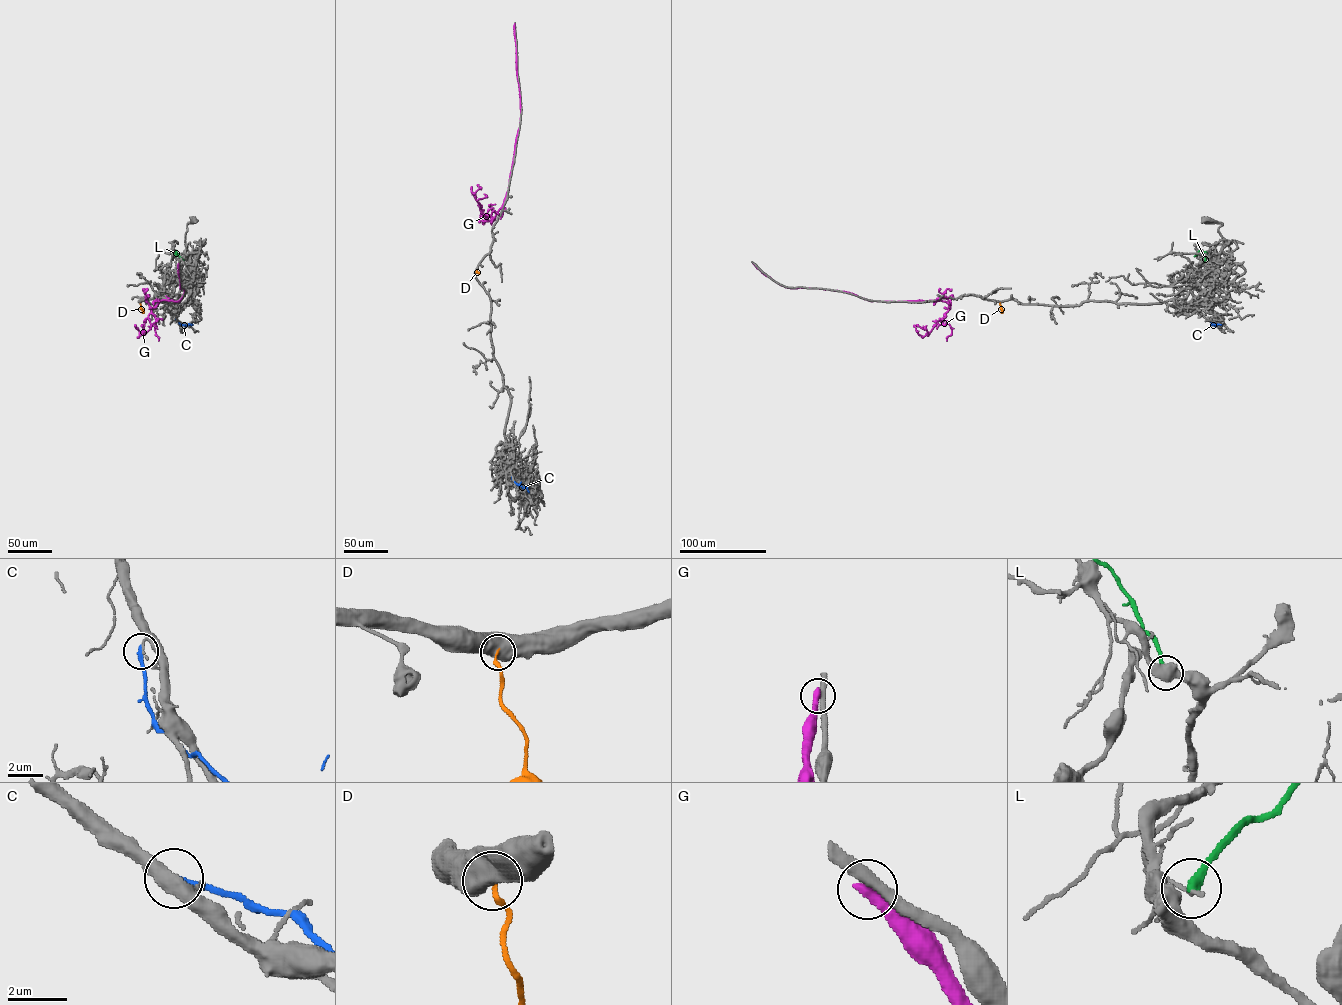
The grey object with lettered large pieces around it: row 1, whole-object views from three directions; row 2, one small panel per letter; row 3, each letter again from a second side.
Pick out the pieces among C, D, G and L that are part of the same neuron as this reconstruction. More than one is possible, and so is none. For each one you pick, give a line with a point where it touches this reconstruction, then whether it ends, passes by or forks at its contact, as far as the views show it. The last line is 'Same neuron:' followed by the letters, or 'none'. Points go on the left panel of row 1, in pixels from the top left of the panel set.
Same neuron: none

